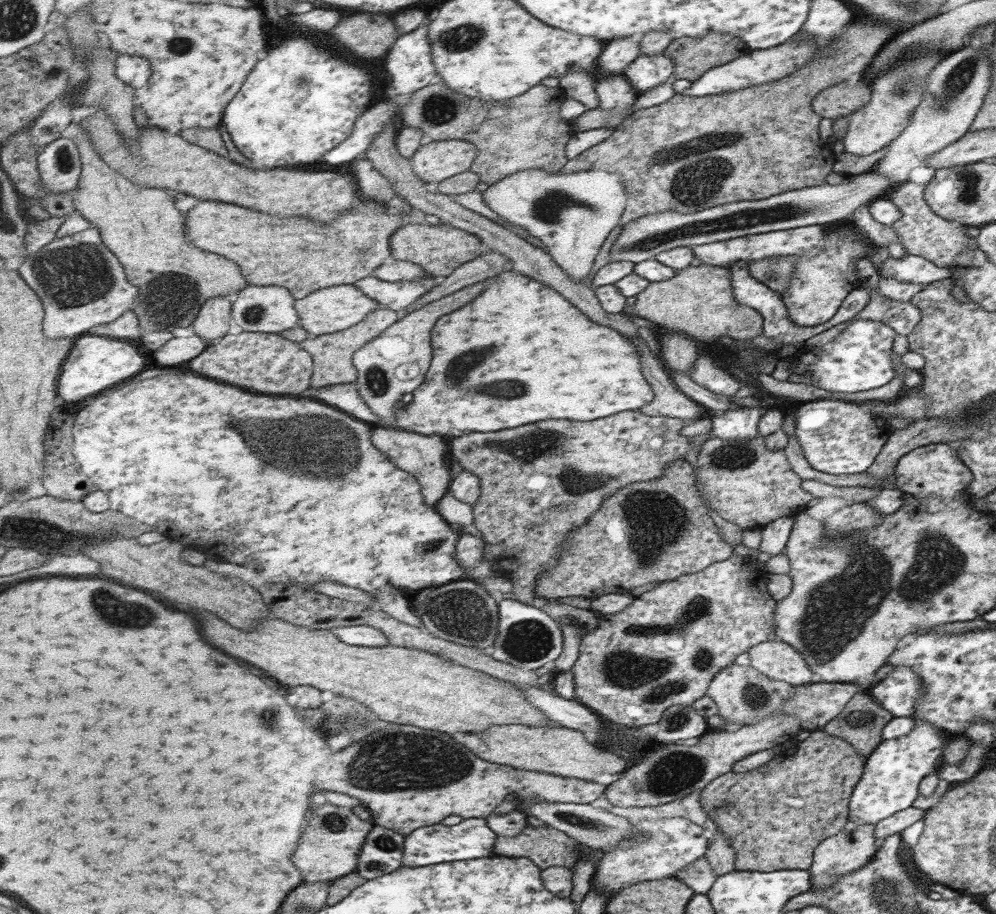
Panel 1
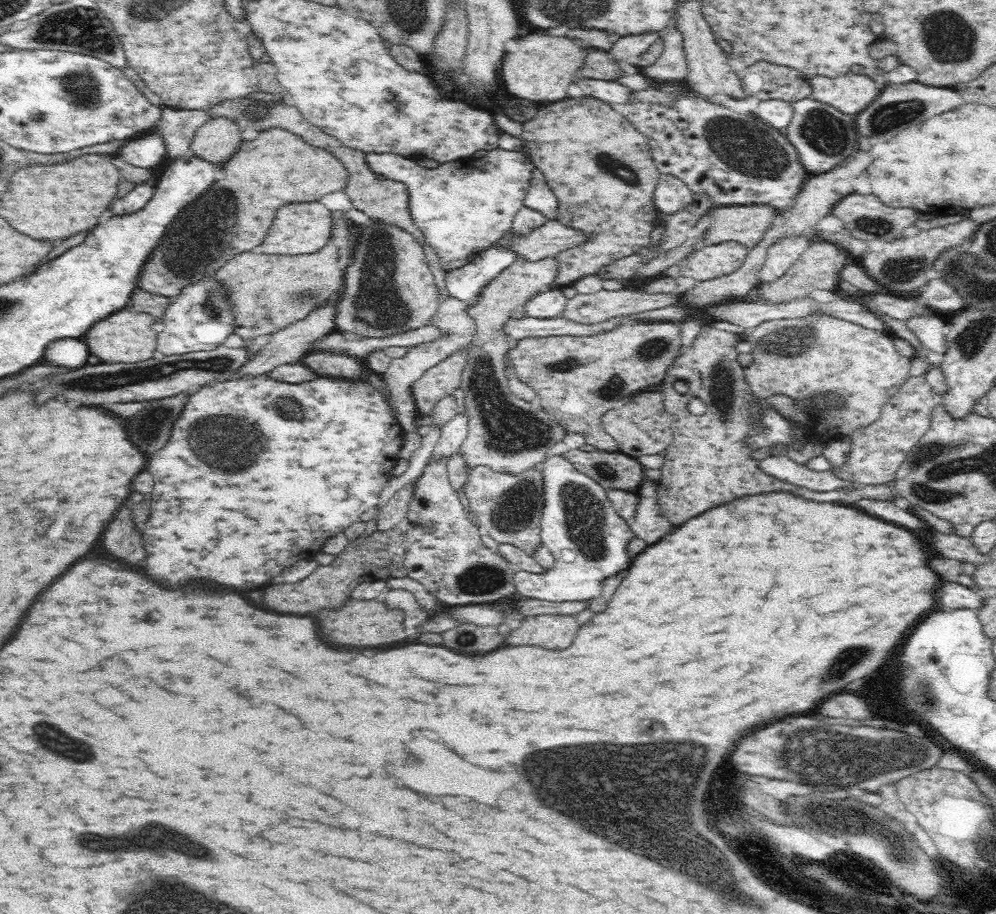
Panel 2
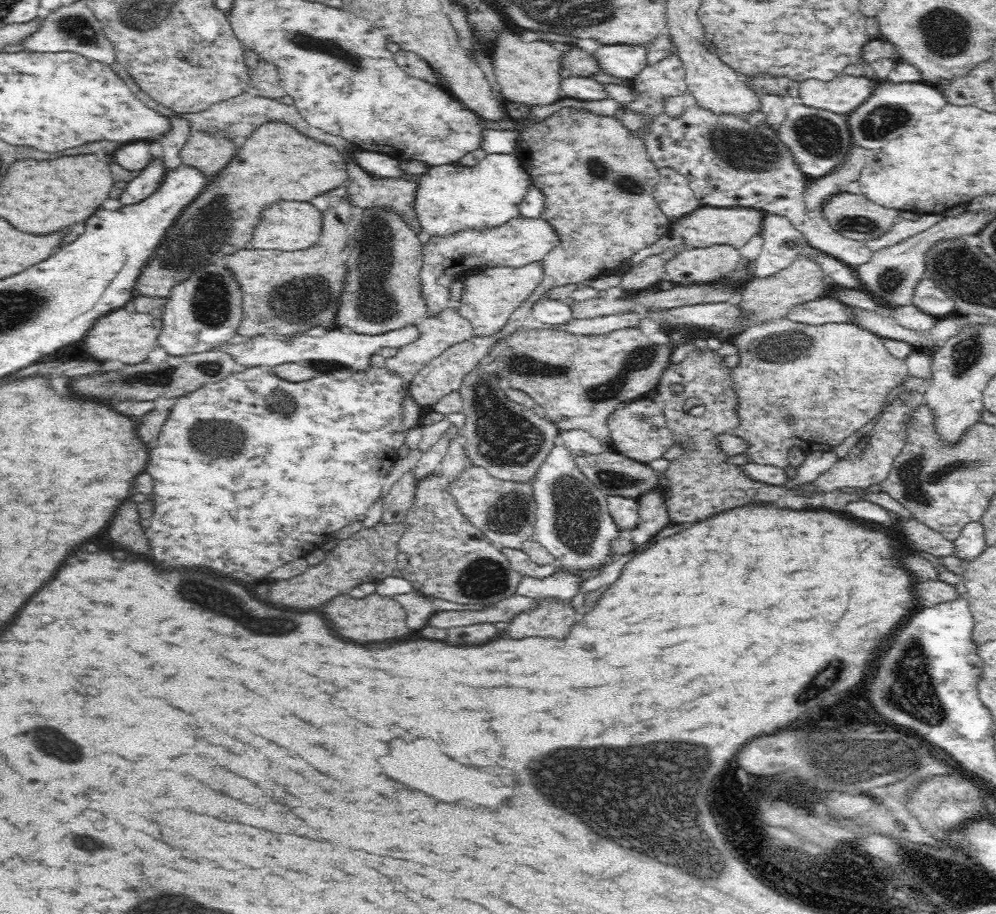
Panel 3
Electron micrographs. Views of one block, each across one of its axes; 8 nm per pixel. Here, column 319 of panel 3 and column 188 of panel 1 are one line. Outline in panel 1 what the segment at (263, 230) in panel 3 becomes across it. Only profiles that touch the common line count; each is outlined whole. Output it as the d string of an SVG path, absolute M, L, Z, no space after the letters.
M208 201L187 213L186 233L201 248L242 265L251 284L286 286L300 300L317 290L352 285L368 276L352 274L352 270L375 270L380 260L388 256L390 234L406 224L412 212L415 211L390 210L387 205L364 201L338 222L322 226L308 218L278 218L234 204Z

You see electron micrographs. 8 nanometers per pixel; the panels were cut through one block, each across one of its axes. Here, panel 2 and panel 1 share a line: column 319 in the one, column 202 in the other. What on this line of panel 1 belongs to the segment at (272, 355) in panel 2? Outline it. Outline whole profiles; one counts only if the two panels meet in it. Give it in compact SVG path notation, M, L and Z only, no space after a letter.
M235 296L210 298L193 324L195 332L202 336L209 345L218 343L230 335L234 321Z

